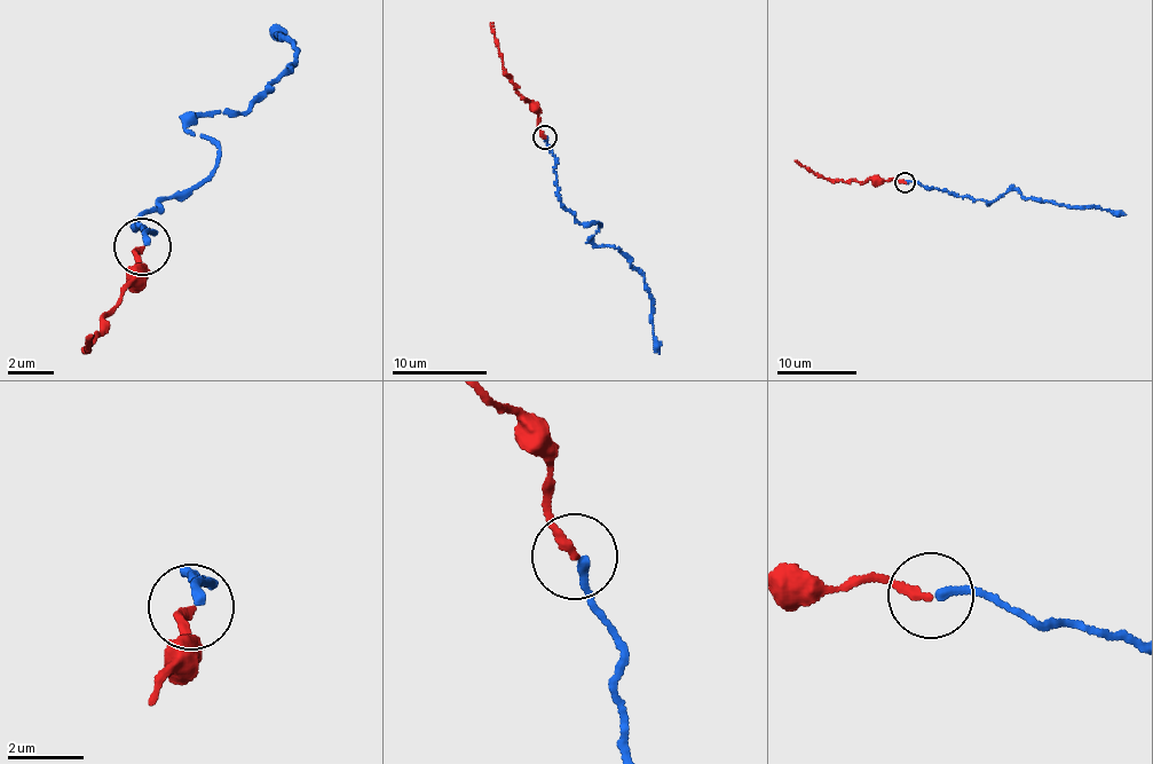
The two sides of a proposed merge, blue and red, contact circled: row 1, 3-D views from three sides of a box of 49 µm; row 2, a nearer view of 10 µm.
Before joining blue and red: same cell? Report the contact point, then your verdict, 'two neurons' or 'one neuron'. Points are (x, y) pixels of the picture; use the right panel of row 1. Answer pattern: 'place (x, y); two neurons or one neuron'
place (905, 182); one neuron

